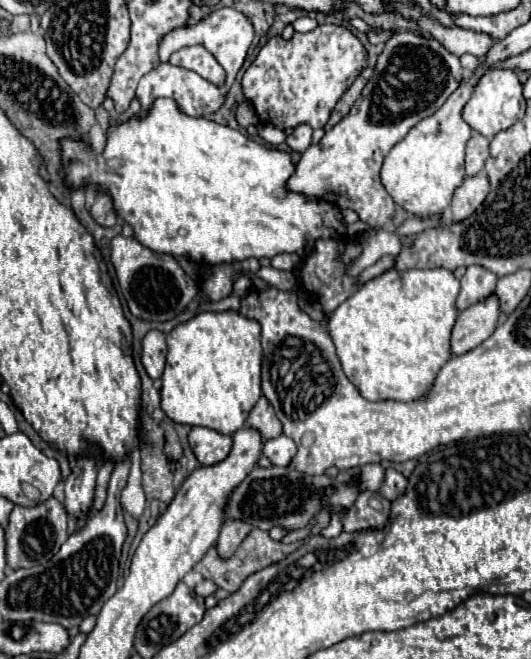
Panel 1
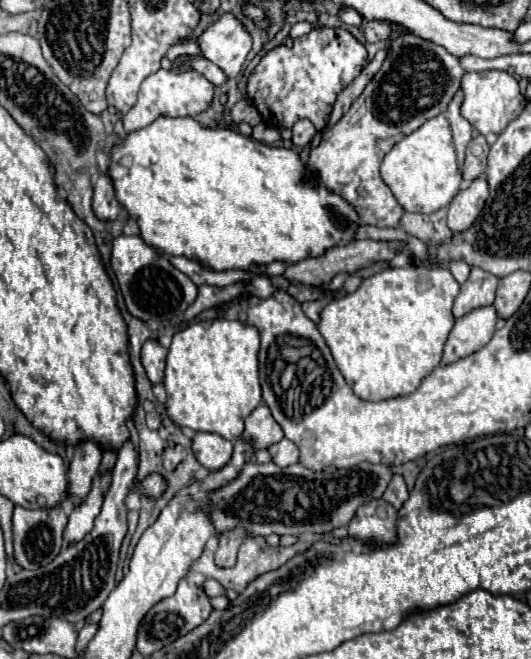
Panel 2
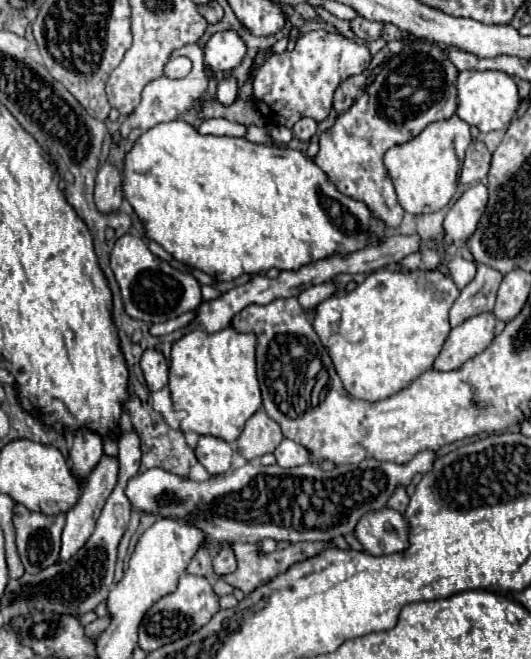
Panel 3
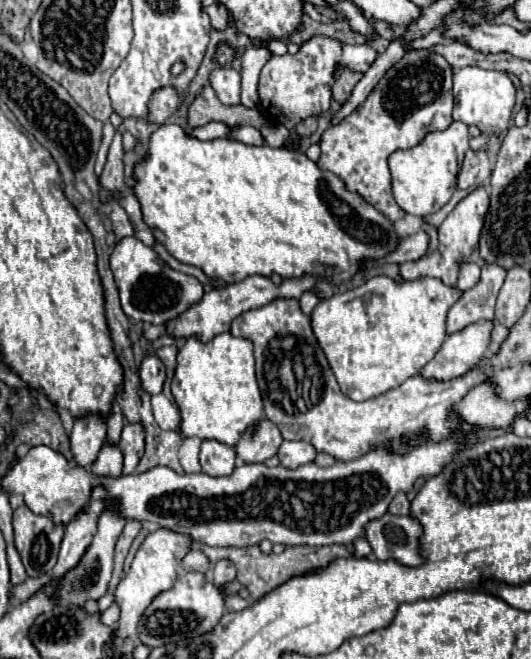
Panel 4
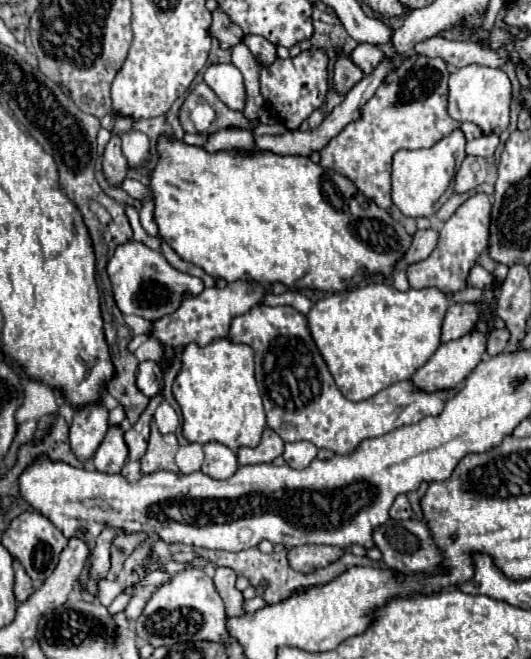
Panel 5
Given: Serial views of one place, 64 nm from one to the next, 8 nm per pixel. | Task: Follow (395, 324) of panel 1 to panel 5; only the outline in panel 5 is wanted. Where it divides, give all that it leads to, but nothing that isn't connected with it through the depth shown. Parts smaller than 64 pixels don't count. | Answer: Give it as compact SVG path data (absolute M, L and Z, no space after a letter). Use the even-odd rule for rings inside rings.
M372 282L342 294L318 300L310 312L308 328L344 398L366 400L394 382L408 380L440 346L440 326L446 308L456 302L480 304L482 290L468 288L452 298L436 288L400 292L386 282Z

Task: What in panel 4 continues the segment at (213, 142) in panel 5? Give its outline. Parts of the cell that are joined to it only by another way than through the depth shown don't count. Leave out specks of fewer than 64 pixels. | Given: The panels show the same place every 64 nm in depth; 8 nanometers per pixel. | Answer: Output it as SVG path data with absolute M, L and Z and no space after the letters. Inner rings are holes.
M240 126L240 128L232 128L230 134L228 134L230 140L240 140L242 144L248 144L248 146L262 146L264 144L264 138L260 136L260 132L252 126Z

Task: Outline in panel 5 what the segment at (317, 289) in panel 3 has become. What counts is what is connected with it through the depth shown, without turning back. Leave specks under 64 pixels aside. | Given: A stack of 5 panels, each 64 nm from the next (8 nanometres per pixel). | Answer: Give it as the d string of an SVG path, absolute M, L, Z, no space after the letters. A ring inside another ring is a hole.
M292 290L284 292L280 296L268 294L268 296L264 296L264 300L260 304L292 304L292 308L296 308L302 314L306 314L312 308L312 302L302 292L292 292Z

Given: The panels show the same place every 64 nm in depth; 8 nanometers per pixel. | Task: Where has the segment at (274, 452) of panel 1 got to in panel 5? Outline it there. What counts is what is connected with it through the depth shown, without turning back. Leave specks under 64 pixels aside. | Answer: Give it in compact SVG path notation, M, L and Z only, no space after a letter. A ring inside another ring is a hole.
M294 442L286 444L284 448L284 460L292 468L306 468L318 454L318 448L312 442Z

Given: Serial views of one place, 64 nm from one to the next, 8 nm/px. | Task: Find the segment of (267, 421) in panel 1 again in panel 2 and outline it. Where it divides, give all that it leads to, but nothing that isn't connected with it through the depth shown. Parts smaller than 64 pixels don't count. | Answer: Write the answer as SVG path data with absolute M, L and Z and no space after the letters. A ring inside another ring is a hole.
M260 404L248 418L246 418L246 430L242 432L242 440L254 450L270 448L272 444L280 442L284 438L280 424L272 418L270 410Z

